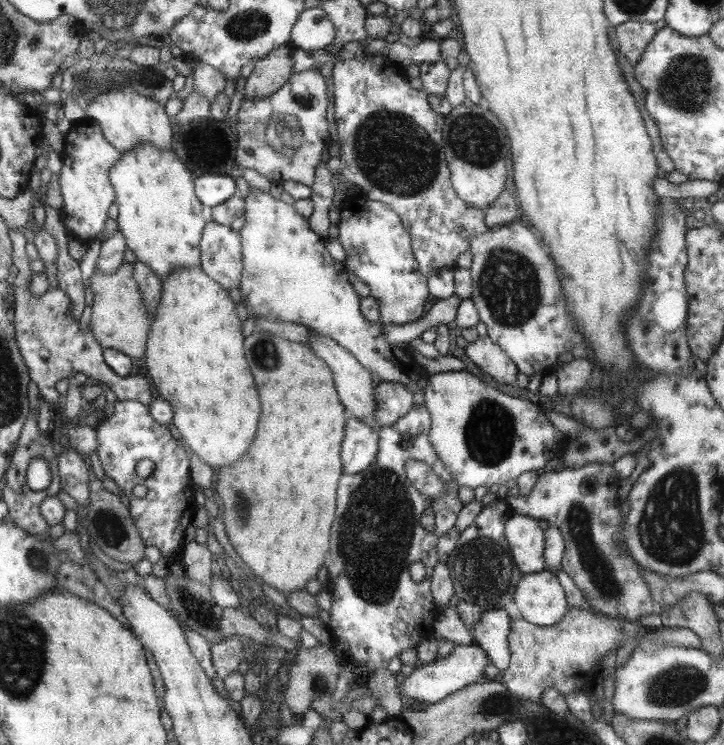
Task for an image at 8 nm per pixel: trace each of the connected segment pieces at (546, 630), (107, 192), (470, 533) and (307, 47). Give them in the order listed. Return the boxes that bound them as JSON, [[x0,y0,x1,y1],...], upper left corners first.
[[501,608,627,704],[59,119,123,245],[445,498,522,610],[290,7,336,54]]

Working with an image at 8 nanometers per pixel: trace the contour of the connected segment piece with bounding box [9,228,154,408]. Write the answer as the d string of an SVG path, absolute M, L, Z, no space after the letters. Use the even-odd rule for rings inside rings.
M12 228L9 230L12 239L12 260L18 268L18 274L13 282L15 300L15 327L19 342L19 349L24 360L27 361L28 368L31 369L32 382L36 382L39 394L46 402L58 402L59 392L56 390L58 380L72 379L75 374L82 372L90 378L98 380L107 385L118 401L139 400L150 408L150 403L154 401L152 388L146 378L138 375L128 375L121 377L108 366L103 357L103 348L94 339L91 330L84 330L80 327L80 321L76 321L70 312L71 300L68 294L42 294L38 297L30 293L28 284L35 275L30 269L31 259L26 253L27 240L25 230Z

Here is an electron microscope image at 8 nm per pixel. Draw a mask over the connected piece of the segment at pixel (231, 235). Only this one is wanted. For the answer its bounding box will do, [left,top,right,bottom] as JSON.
[200,219,244,290]

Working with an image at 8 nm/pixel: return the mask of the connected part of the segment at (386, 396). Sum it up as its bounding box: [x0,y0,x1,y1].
[375,382,412,427]

